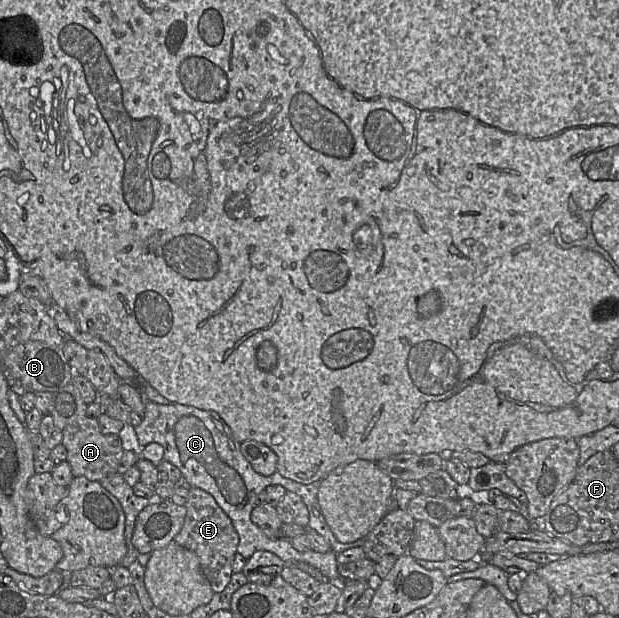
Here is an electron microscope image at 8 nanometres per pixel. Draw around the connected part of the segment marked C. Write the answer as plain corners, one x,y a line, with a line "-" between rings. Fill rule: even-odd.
146,401
144,415
138,419
138,424
134,426
134,429
142,449
150,443
162,445
164,448
163,460
179,468
183,475
183,482
188,487
200,488
214,497
231,519
239,535
238,553
248,559
256,551
269,551
280,557
286,565
296,565
298,562
307,563
320,570
329,582
340,584
337,554
350,548
362,547
364,538
350,543
341,543
336,539
319,506
318,490
321,480
302,484
283,477
277,471
270,476
257,473
243,456
240,443
234,439
230,427
212,410
202,410
179,403
162,405
-
271,485
282,485
287,491
294,492
303,499
309,511
308,526
330,543
331,551
320,553
311,549
300,552
293,547
290,539
271,539
252,522
251,512
256,506
258,495

